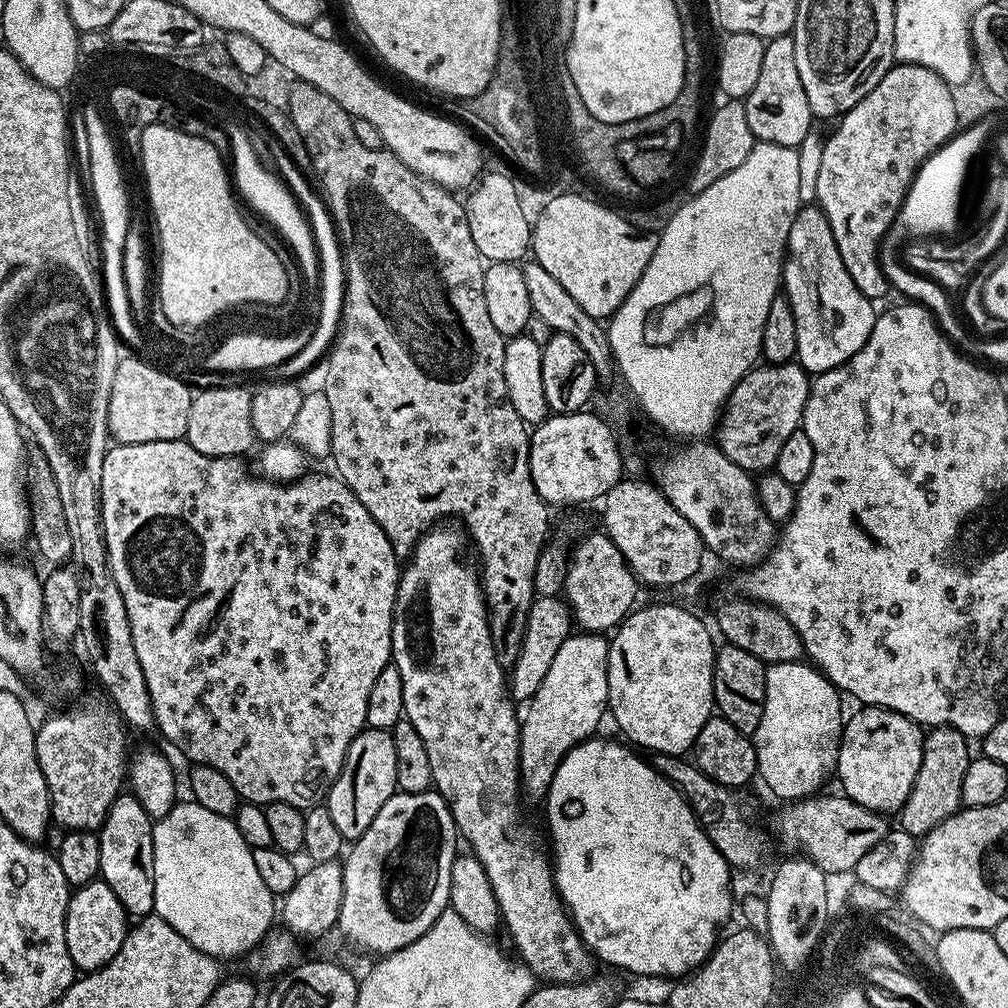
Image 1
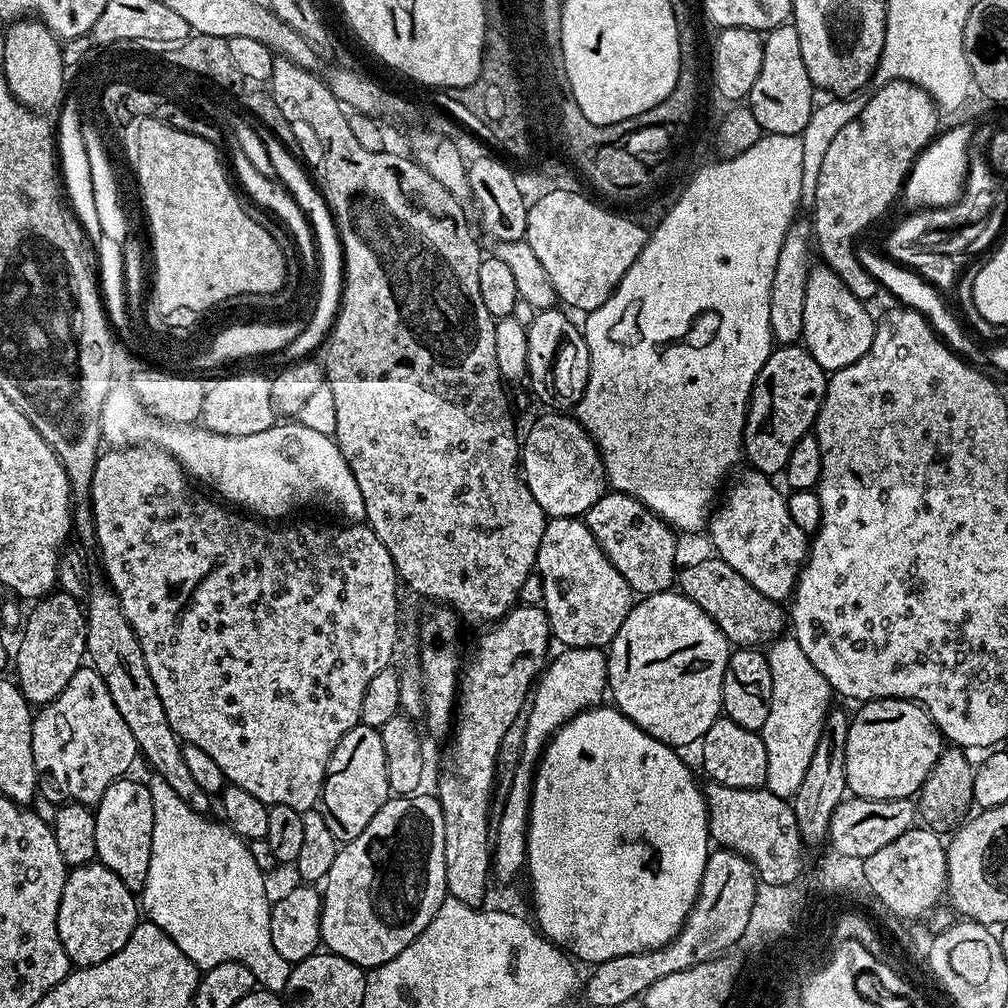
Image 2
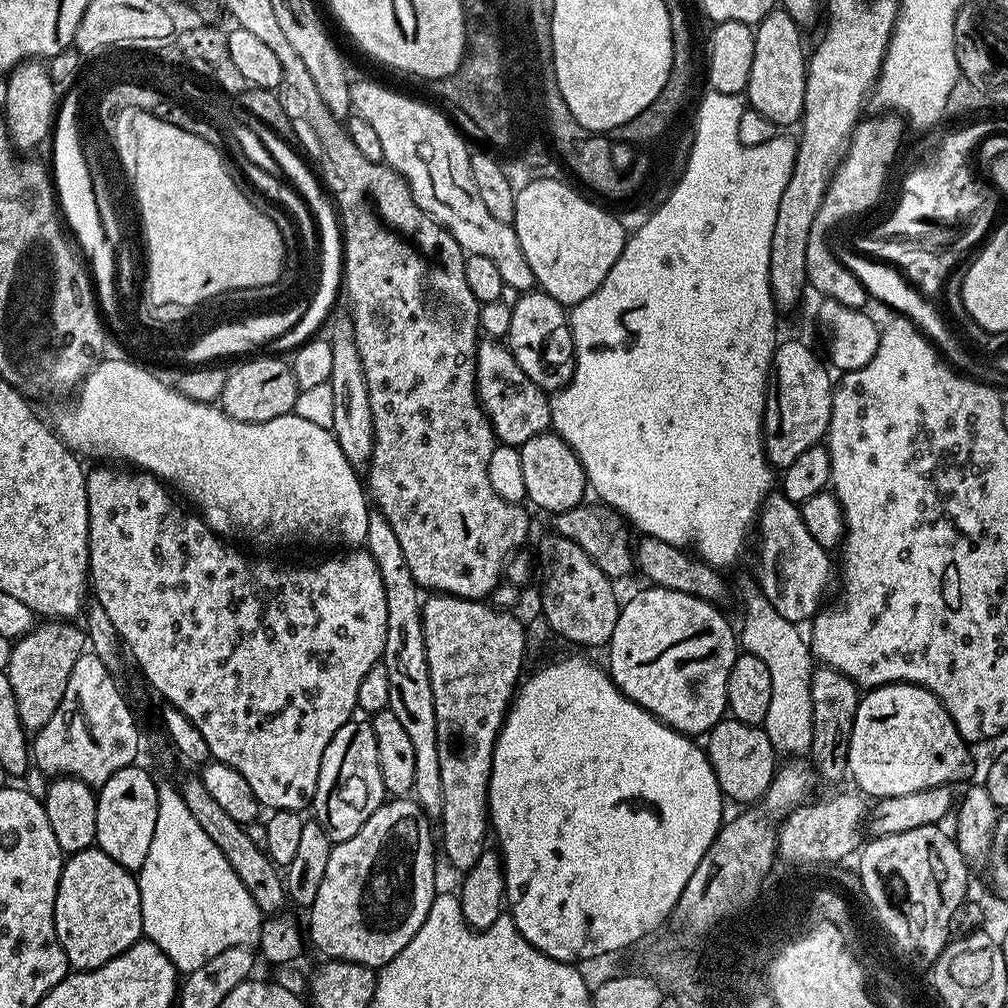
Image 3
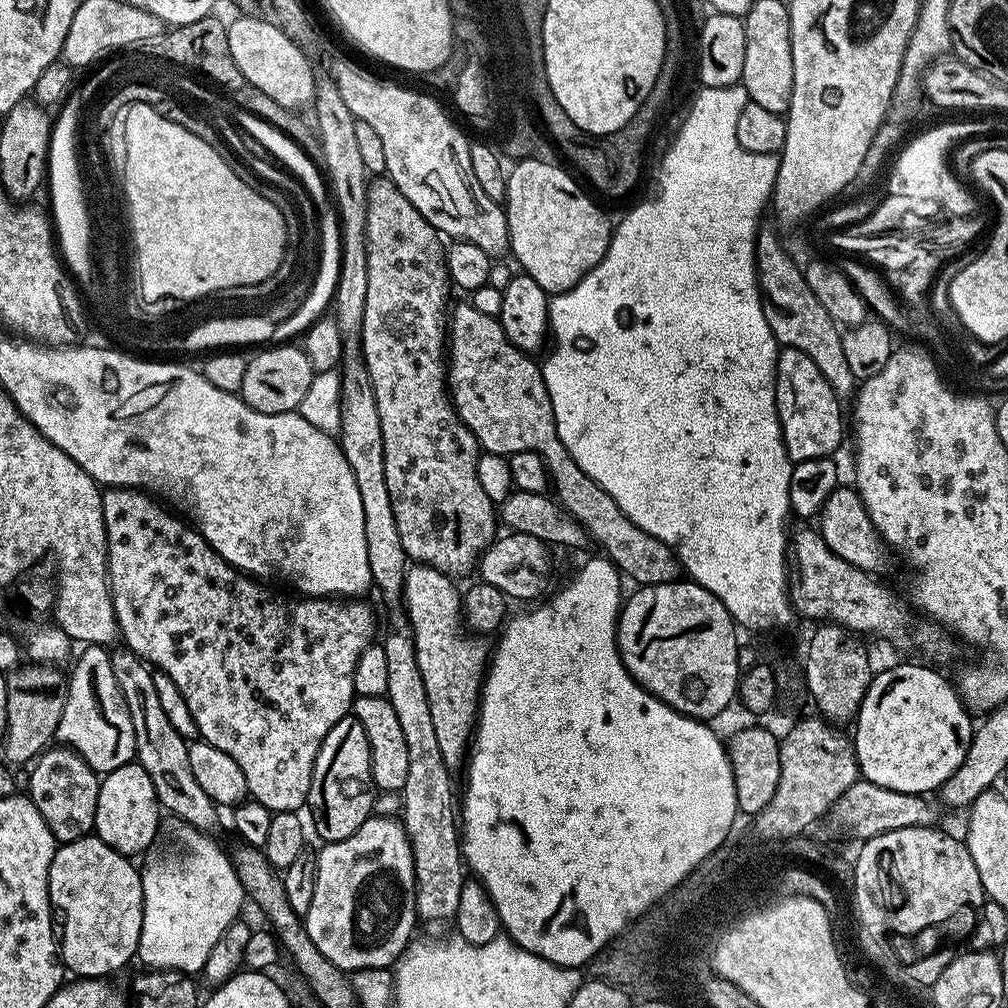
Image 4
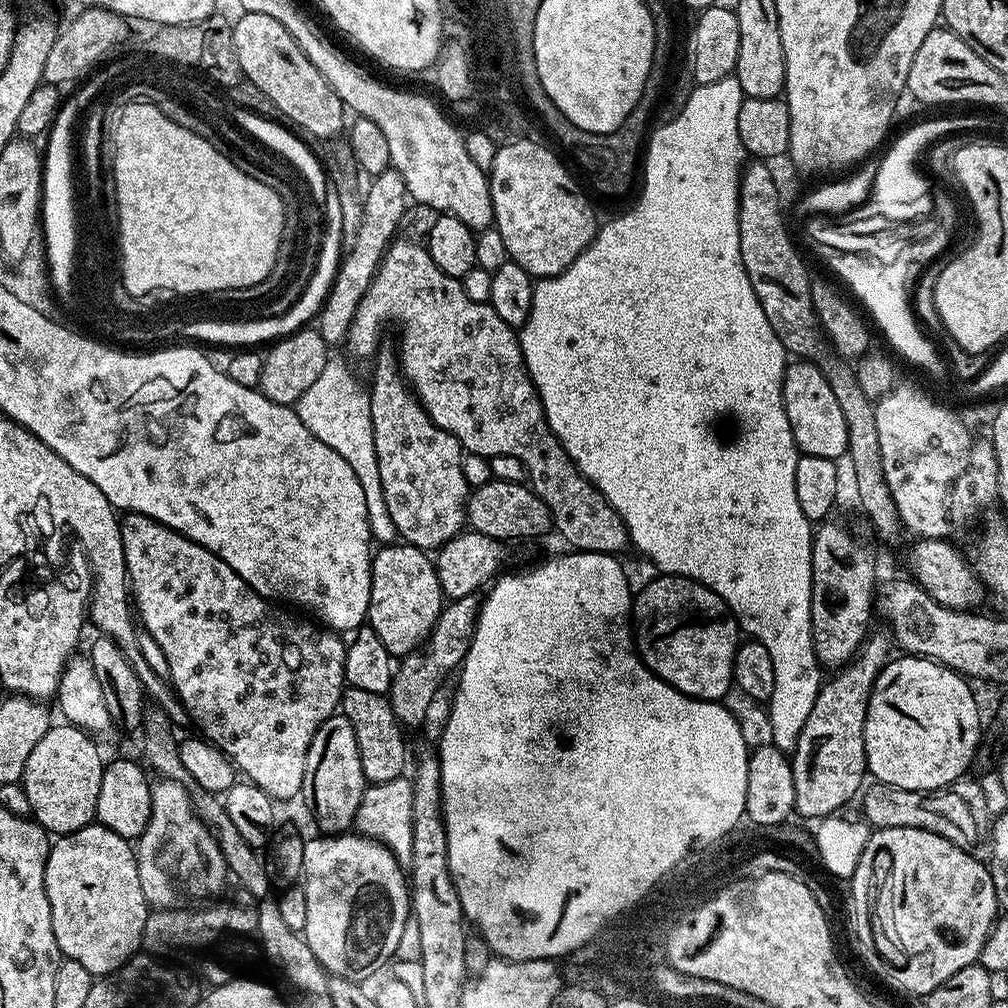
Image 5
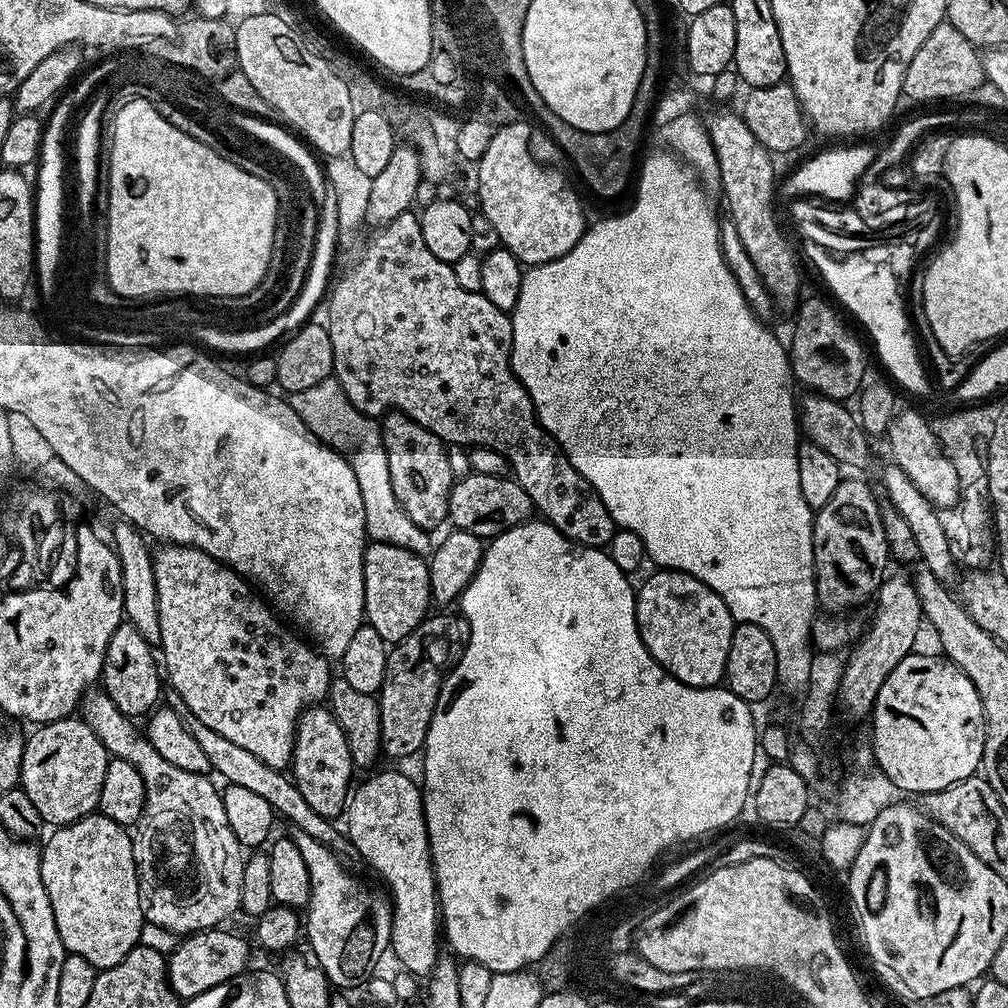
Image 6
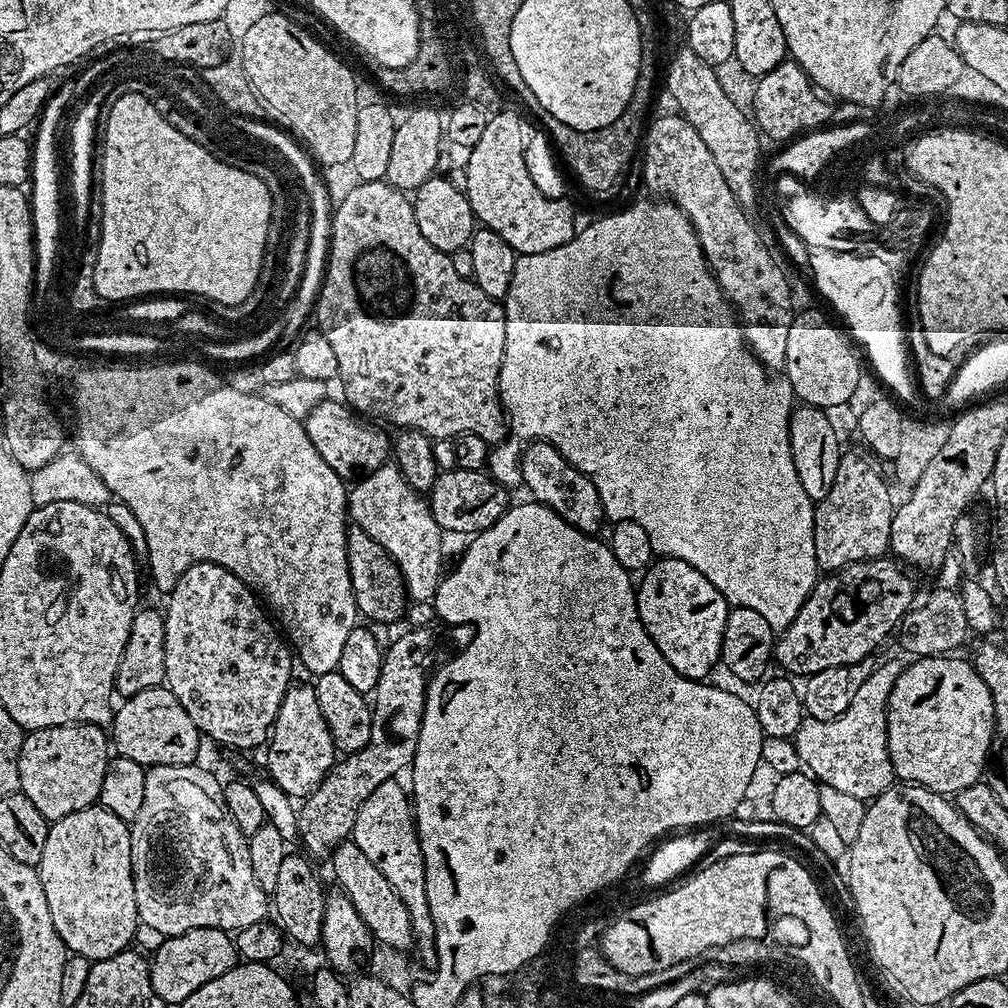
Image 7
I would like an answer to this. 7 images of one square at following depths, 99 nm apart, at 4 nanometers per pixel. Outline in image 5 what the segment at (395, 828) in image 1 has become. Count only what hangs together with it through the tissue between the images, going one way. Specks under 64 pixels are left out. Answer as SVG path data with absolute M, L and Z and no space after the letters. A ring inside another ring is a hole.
M320 834L317 840L312 838L305 839L304 853L302 854L302 887L306 894L306 926L304 927L302 937L314 952L315 958L324 968L324 971L333 976L350 978L357 982L364 980L368 975L374 975L381 971L388 959L392 960L398 950L398 942L401 941L402 930L410 921L410 884L406 879L406 872L395 854L386 845L374 840L368 836L359 834Z

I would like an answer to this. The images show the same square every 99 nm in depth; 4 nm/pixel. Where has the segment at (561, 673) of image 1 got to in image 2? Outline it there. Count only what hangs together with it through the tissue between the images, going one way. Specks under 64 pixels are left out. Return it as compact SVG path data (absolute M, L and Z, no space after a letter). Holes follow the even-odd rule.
M564 648L561 656L553 655L550 663L540 673L530 703L523 717L524 753L520 756L520 765L512 776L512 785L508 788L508 797L504 800L504 813L500 821L494 824L494 843L492 844L491 875L500 884L508 884L516 875L523 873L528 858L528 815L532 805L532 786L534 769L538 757L547 743L556 735L556 731L567 720L573 720L580 712L597 707L605 699L608 686L608 657L598 648Z

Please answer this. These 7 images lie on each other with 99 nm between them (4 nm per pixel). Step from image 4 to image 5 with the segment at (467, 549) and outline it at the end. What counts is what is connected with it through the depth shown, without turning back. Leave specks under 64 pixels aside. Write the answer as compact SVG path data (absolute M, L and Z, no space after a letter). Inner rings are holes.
M382 352L375 357L376 373L372 376L372 384L370 383L370 414L378 479L382 482L390 518L394 518L397 537L403 543L413 544L416 548L439 550L466 528L470 487L463 476L464 447L460 445L458 438L454 438L454 434L442 430L428 417L428 411L420 405L416 393L404 379L397 357L393 353L391 356L388 352Z

